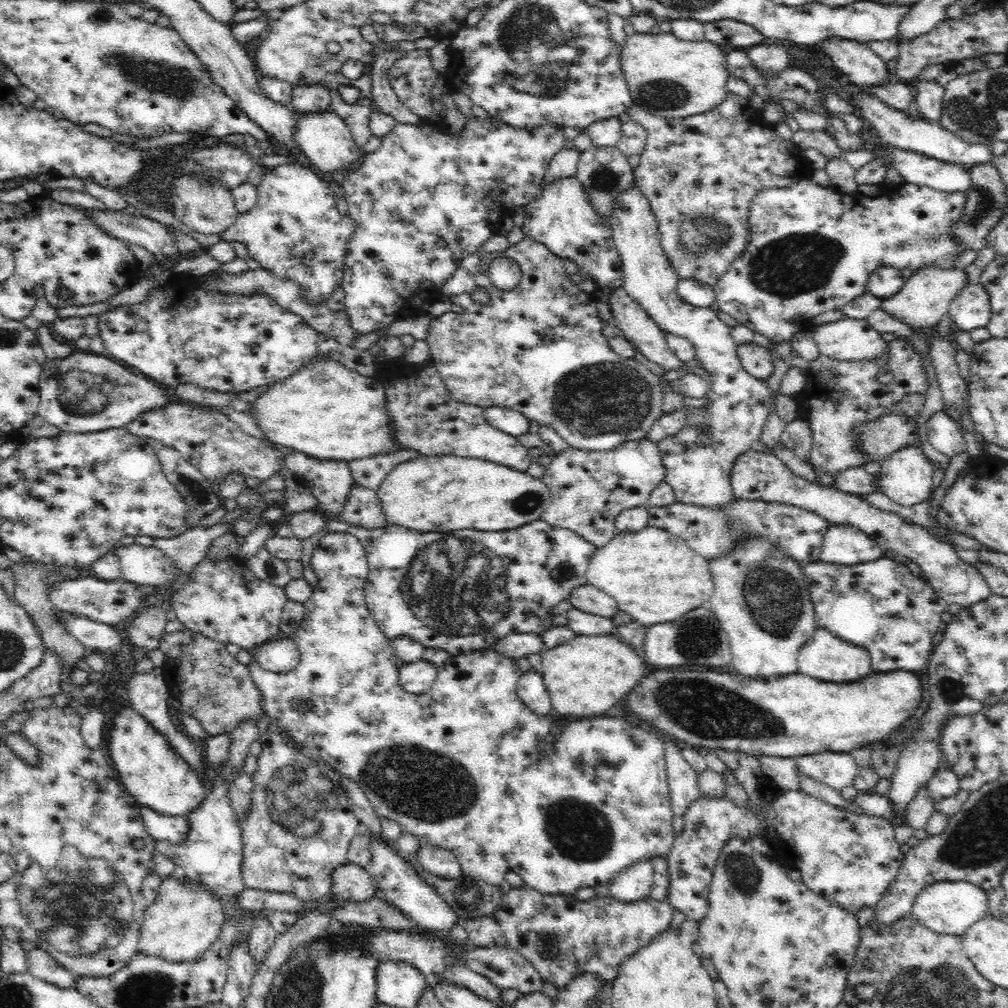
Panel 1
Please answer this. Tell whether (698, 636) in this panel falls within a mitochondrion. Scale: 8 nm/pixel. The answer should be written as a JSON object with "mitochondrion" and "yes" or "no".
{"mitochondrion":"yes"}

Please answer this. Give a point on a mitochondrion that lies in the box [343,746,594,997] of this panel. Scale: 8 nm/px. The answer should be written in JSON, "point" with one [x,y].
{"point":[552,947]}

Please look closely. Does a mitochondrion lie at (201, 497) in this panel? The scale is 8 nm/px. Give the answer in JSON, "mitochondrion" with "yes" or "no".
{"mitochondrion":"yes"}

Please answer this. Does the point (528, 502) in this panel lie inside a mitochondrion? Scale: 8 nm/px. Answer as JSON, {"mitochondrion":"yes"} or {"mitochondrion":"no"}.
{"mitochondrion":"yes"}

